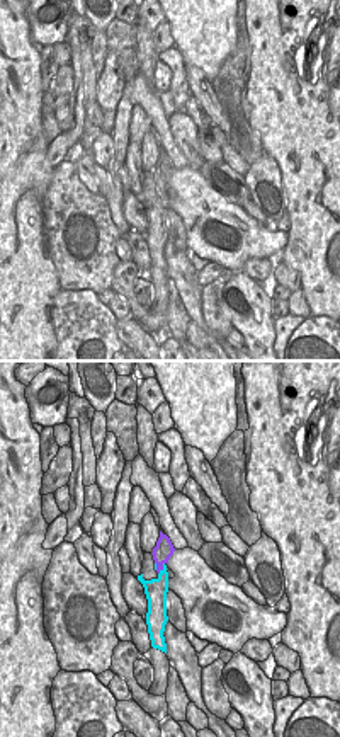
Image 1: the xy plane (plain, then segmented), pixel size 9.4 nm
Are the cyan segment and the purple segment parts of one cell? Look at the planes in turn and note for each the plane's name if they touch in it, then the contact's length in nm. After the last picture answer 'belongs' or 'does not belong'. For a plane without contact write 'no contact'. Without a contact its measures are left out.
xy | 140 nm

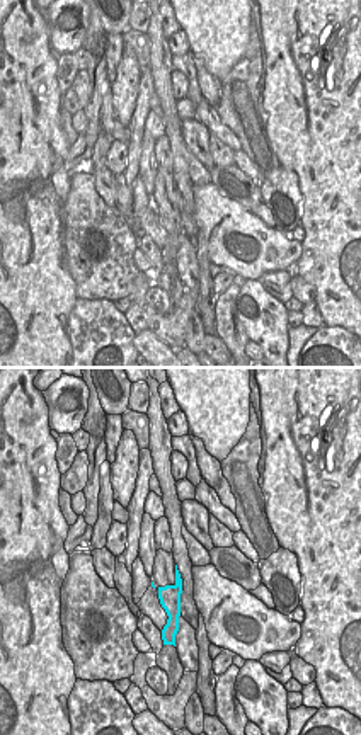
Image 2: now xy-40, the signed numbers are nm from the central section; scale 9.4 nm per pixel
no contact

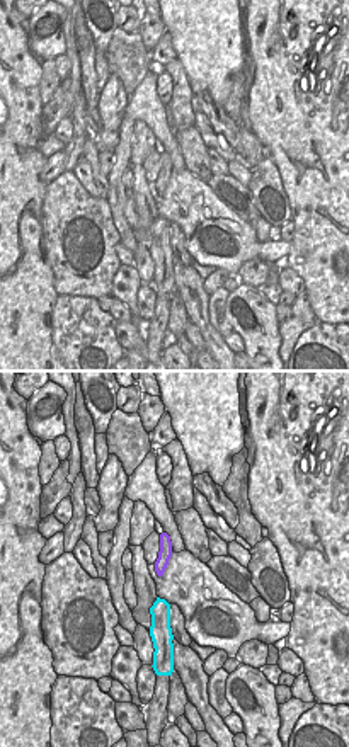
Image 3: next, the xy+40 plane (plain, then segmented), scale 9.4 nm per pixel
no contact

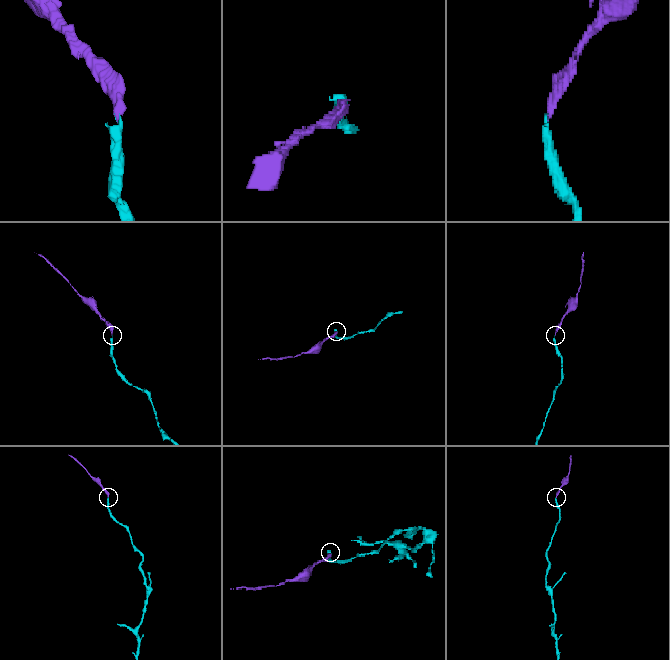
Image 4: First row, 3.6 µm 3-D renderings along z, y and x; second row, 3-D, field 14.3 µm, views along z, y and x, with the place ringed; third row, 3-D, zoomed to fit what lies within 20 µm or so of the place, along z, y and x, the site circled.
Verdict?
does not belong

